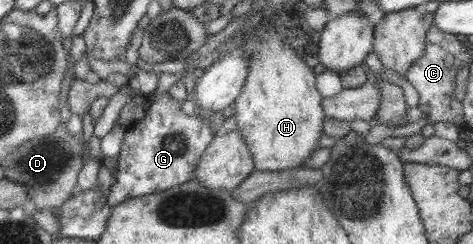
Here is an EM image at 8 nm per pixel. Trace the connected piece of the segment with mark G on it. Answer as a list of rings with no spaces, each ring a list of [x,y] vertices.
[[[163,92],[150,102],[142,119],[126,128],[113,172],[115,181],[105,198],[110,208],[125,199],[170,190],[191,180],[198,158],[216,134],[210,132],[205,115],[187,116],[180,110],[181,104]]]

